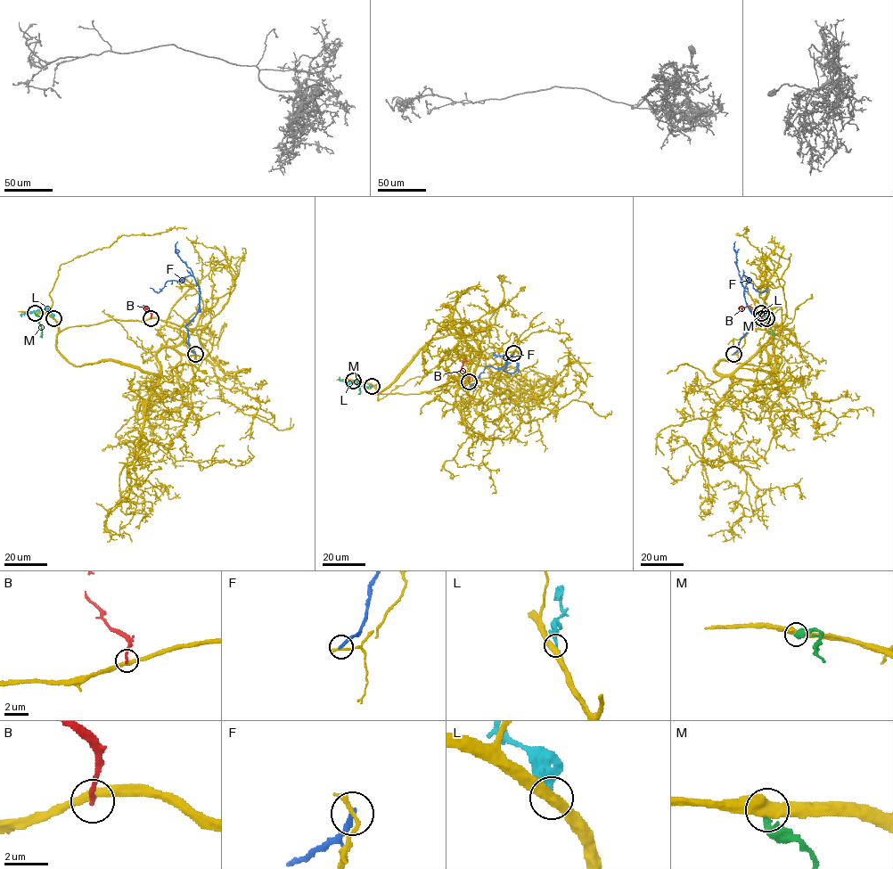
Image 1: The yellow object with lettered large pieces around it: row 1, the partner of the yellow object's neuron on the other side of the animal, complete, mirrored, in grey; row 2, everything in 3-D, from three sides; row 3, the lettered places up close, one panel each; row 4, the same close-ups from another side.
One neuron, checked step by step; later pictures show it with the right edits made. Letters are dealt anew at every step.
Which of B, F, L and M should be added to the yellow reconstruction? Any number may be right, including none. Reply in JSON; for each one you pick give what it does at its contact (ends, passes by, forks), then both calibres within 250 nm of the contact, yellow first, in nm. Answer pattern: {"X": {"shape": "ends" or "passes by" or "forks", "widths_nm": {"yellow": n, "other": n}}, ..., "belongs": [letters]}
{"belongs": []}

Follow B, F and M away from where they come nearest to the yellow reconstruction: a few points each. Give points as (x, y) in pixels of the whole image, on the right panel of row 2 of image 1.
B: (762, 318), (749, 306), (741, 307), (741, 310)
F: (733, 354), (753, 320), (745, 300), (741, 277), (744, 274), (760, 292), (767, 287)
M: (761, 313), (761, 318), (774, 338)

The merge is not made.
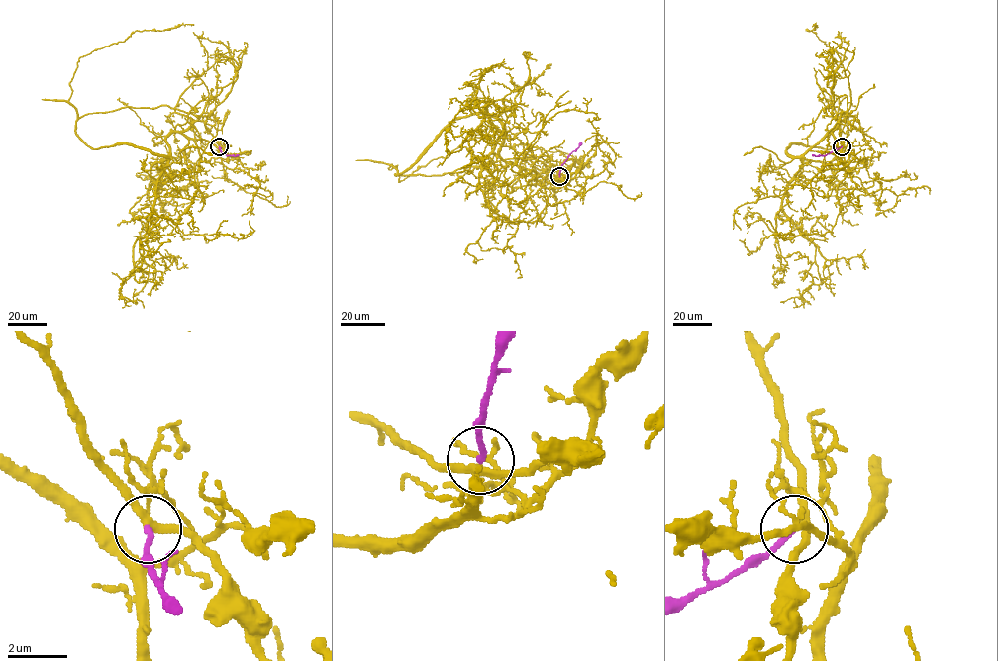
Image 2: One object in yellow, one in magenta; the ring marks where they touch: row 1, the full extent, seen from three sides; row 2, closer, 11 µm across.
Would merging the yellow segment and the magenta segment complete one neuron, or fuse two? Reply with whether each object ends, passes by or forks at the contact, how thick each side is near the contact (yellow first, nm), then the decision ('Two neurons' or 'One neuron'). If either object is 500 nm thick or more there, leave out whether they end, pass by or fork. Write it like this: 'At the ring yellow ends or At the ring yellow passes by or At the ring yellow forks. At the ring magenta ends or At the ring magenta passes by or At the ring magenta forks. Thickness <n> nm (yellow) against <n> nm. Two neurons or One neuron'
At the ring yellow passes by. At the ring magenta ends. Thickness 280 nm (yellow) against 180 nm. Two neurons

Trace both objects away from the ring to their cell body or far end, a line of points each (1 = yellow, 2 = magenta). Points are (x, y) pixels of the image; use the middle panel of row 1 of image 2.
1: (559, 176), (534, 159), (425, 175), (387, 164), (397, 165), (399, 182), (475, 137), (530, 147)
2: (559, 176), (560, 166), (581, 142)

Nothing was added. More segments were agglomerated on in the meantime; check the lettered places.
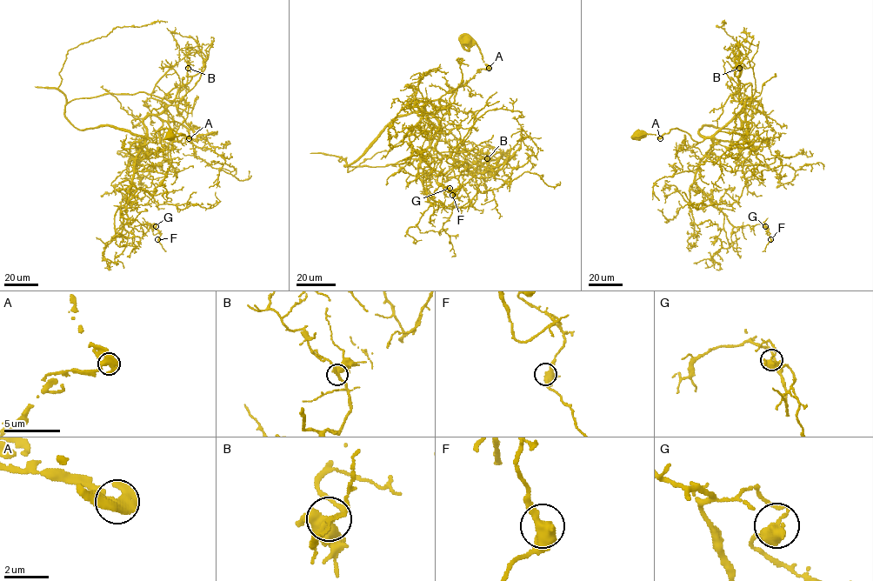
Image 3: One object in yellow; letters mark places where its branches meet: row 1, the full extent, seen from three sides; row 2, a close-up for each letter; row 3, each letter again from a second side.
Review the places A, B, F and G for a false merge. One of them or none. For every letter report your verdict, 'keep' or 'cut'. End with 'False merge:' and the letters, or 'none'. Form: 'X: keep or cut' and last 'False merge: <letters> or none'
A: keep
B: keep
F: keep
G: cut
False merge: G

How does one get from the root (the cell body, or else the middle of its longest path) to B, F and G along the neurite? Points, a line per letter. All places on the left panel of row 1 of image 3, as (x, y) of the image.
B: (170, 135), (188, 137), (163, 128), (150, 142), (143, 121), (172, 103), (182, 84), (191, 78), (188, 68)
F: (170, 135), (188, 137), (163, 128), (155, 141), (147, 138), (120, 210), (127, 230), (154, 223), (157, 239)
G: (170, 135), (188, 137), (163, 128), (155, 141), (147, 138), (120, 210), (129, 231), (139, 224), (156, 226)

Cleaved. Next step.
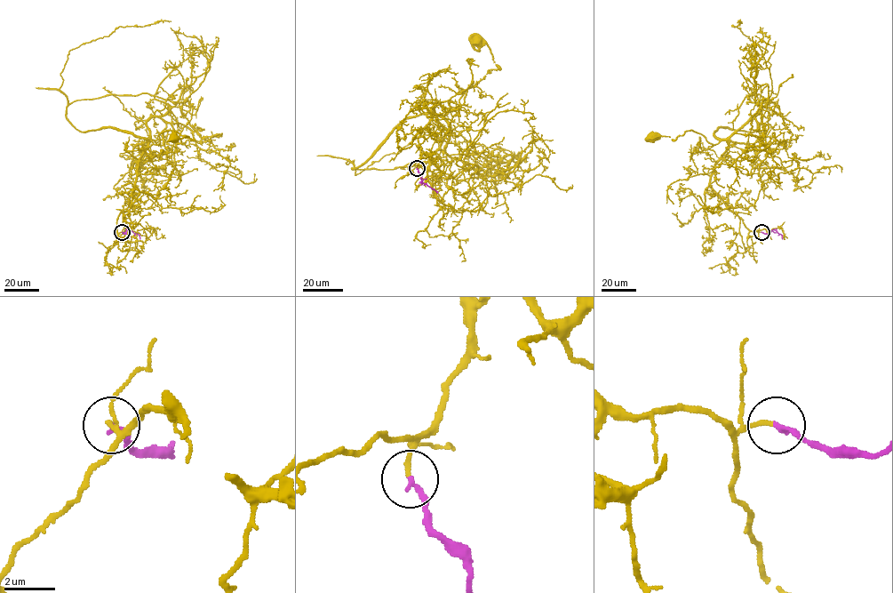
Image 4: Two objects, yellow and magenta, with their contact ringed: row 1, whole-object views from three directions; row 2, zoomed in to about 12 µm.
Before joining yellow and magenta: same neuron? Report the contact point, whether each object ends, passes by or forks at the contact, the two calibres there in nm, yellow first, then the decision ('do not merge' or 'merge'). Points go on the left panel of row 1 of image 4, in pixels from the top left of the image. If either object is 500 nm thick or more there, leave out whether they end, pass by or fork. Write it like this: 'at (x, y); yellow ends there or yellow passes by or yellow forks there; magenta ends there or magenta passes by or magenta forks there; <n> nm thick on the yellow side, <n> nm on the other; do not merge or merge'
at (122, 232); yellow ends there; magenta ends there; 170 nm thick on the yellow side, 190 nm on the other; merge

